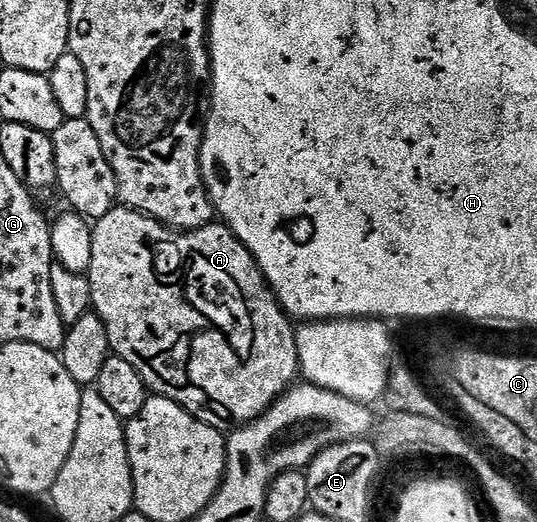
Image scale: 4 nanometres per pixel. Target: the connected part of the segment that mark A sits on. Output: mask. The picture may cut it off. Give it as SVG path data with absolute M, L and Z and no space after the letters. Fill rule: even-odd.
M118 207L112 209L107 215L103 215L103 219L96 221L92 230L93 250L87 276L91 283L93 309L107 327L110 350L116 356L127 359L127 363L131 363L131 367L135 367L135 371L139 371L139 375L143 375L146 385L156 396L166 397L179 403L188 413L204 415L209 419L222 417L225 421L234 421L234 426L240 427L248 425L250 421L260 419L281 396L293 388L301 371L294 322L281 308L277 296L273 294L268 279L263 275L263 271L251 255L251 251L247 251L245 244L229 230L228 225L214 223L205 225L201 229L174 231L162 225L160 221L156 221L154 217L148 217L145 213Z

